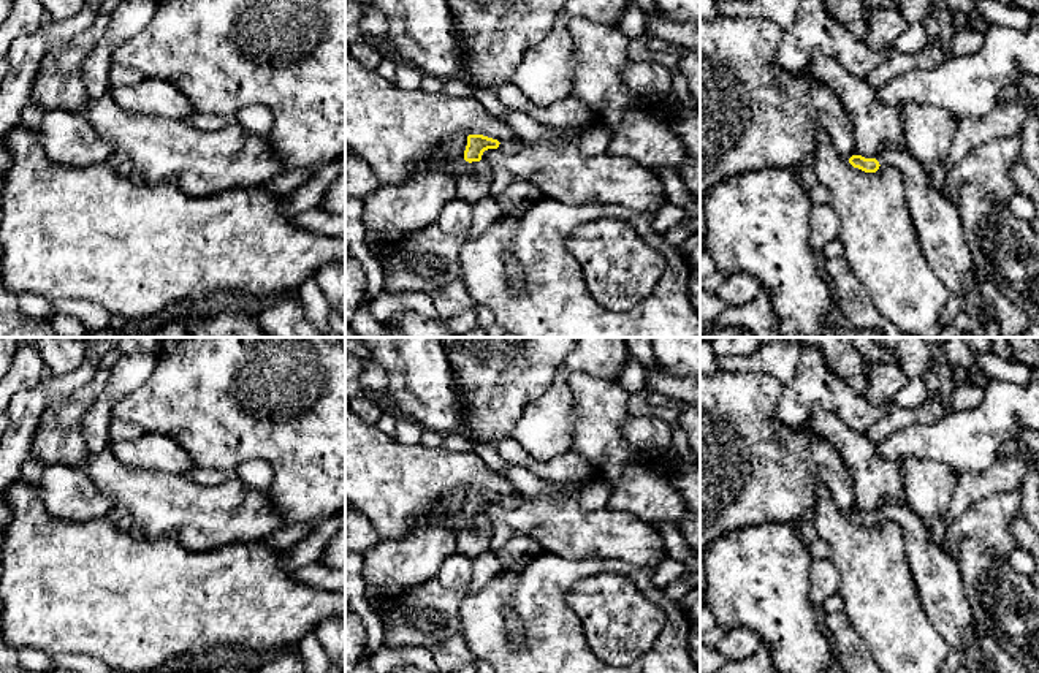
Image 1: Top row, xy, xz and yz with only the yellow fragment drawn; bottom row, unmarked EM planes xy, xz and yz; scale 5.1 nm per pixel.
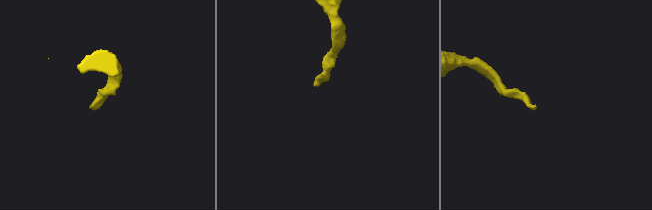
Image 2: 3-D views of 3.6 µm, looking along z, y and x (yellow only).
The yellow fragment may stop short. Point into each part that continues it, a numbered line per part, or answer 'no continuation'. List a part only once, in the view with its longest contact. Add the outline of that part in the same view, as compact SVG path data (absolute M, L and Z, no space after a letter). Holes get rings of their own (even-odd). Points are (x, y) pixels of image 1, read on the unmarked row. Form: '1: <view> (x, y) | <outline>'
1: xz (477, 537) | M480 516L470 518L470 526L458 535L456 553L475 559L489 549L494 530L488 519Z

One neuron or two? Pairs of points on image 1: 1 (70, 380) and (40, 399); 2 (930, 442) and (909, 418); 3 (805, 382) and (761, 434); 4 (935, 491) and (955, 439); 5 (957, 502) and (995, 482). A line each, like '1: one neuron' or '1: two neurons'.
1: one neuron
2: two neurons
3: two neurons
4: two neurons
5: one neuron

